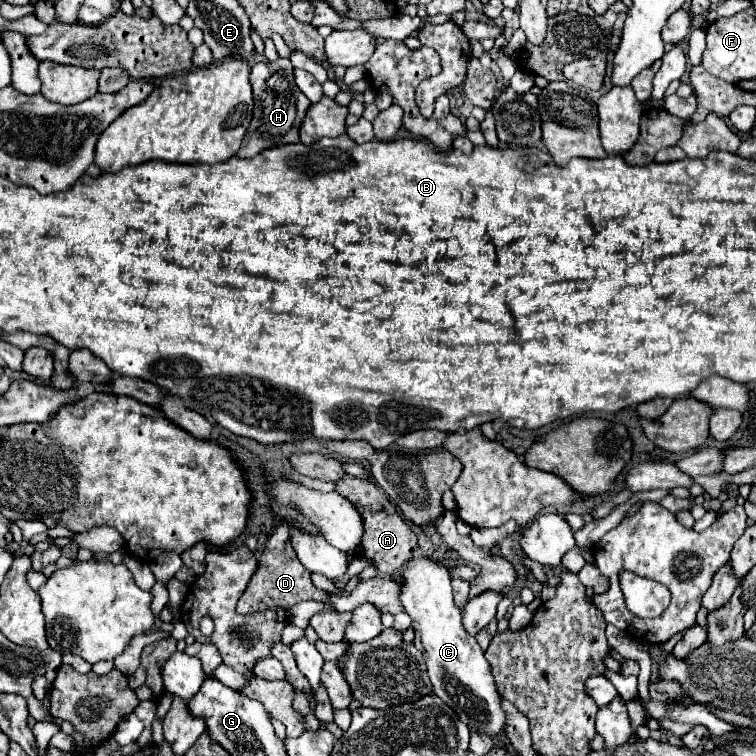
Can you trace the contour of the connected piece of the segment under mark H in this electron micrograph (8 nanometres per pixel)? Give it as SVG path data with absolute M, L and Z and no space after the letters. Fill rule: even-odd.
M279 58L277 62L257 62L251 68L251 86L253 86L253 120L247 128L243 144L237 152L239 158L253 158L267 148L295 144L299 140L303 118L311 106L311 102L303 96L303 92L295 84L293 64L287 58Z

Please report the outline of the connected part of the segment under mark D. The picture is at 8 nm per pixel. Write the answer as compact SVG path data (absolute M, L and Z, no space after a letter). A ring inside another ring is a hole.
M283 520L275 534L267 540L267 546L265 546L265 552L261 554L261 562L259 562L259 568L257 572L253 574L247 590L243 596L249 596L249 600L261 600L265 606L269 608L275 608L275 606L283 606L283 608L293 608L297 602L303 602L303 600L315 600L315 602L321 602L327 606L327 600L329 600L329 592L325 590L317 590L317 586L311 582L311 572L299 562L297 558L297 552L293 550L293 544L289 540L289 530L295 528L295 524Z

